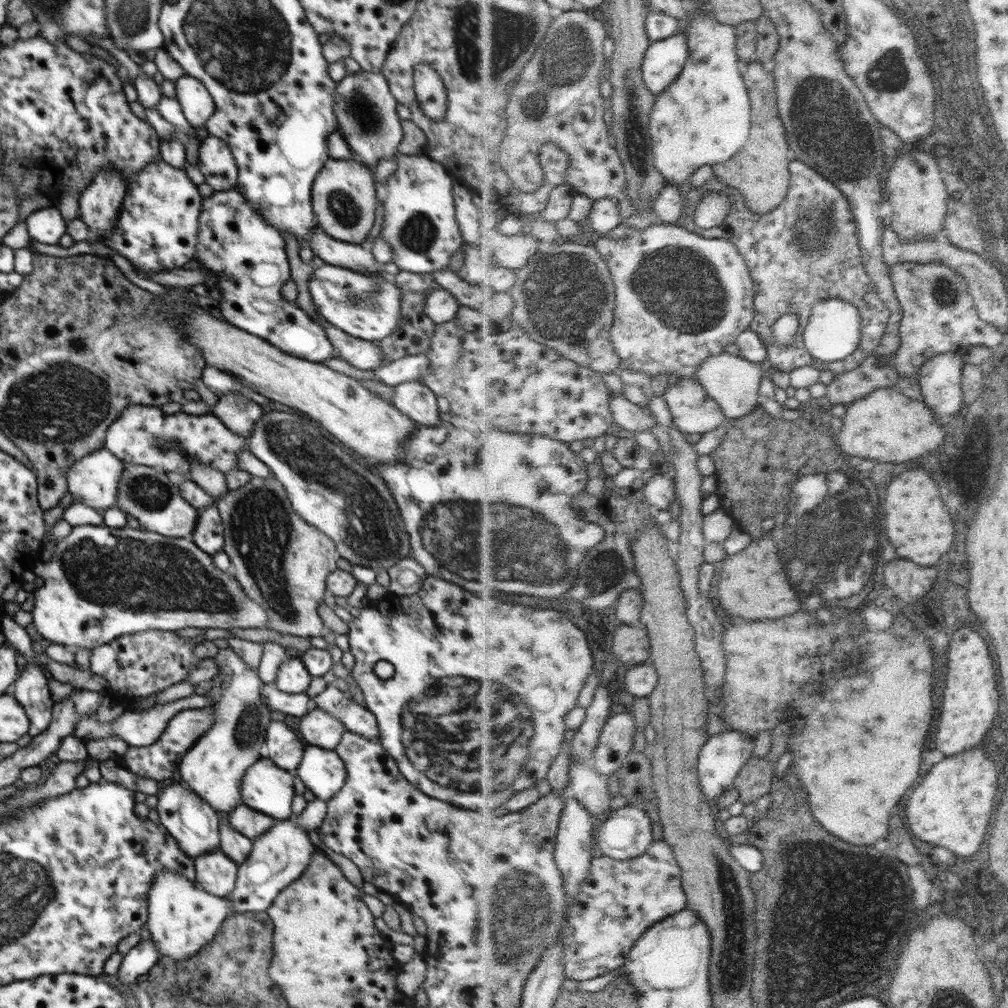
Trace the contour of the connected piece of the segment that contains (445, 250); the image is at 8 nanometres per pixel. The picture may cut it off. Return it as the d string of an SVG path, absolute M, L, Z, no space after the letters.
M427 154L398 155L396 171L376 185L382 202L382 238L393 251L390 269L423 274L456 265L465 243L455 216L454 183L454 176Z

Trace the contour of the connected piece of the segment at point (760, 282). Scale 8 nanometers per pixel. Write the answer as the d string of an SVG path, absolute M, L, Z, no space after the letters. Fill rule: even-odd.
M794 160L791 191L787 199L772 212L758 214L750 210L744 194L717 175L706 186L692 187L688 200L690 201L686 204L683 218L686 228L692 228L692 232L698 232L705 237L730 239L747 258L757 293L756 316L751 329L762 335L774 367L792 372L806 365L816 365L822 370L834 371L837 375L868 367L868 362L878 354L887 334L892 311L880 297L879 289L864 263L859 221L856 220L851 200L839 185L819 170L810 168L806 162ZM712 192L732 194L734 206L722 225L705 229L696 222L696 212L700 200L704 200ZM833 297L847 300L860 307L864 319L864 335L860 348L852 356L829 363L821 361L810 352L804 336L816 303ZM784 314L796 314L802 320L796 344L784 346L779 344L774 336L774 326Z

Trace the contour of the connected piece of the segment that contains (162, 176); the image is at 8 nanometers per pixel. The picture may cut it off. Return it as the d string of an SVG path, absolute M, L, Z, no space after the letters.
M164 159L144 165L134 181L127 184L116 227L100 238L116 255L124 256L142 275L156 275L194 264L197 256L200 210L203 198L190 181L185 168L178 169Z

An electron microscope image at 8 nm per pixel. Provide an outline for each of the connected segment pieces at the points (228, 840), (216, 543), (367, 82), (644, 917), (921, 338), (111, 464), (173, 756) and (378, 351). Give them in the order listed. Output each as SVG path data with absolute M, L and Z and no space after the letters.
M220 813L218 816L220 820L220 832L218 833L220 833L221 850L228 858L232 858L240 866L252 850L253 840L240 832L236 832L236 828L230 826L228 813Z
M216 503L199 510L191 540L206 554L214 555L224 548L223 526Z
M360 71L346 75L336 87L336 131L342 134L350 150L362 158L368 167L376 166L378 160L390 159L397 154L397 148L404 137L401 118L397 113L398 102L390 92L382 73Z
M657 840L651 850L630 861L616 860L606 853L594 859L594 866L580 893L580 900L571 906L568 923L564 929L566 943L566 976L574 980L592 980L606 972L627 964L636 943L647 934L648 928L688 908L689 898L683 886L684 870L670 842Z
M904 262L891 268L891 276L905 310L901 327L903 346L894 357L894 366L902 377L920 374L924 363L932 356L955 353L958 348L968 349L969 346L994 345L1000 340L996 327L990 327L989 322L979 316L966 278L950 265Z
M106 447L80 458L68 468L68 491L75 505L108 510L118 500L124 462Z
M210 707L180 711L172 716L172 720L166 726L165 732L158 737L157 742L148 747L129 746L126 755L123 755L119 761L134 776L157 781L175 778L181 758L208 731L208 728L212 728L214 722L216 722L216 717Z
M321 315L317 318L319 322L316 324L322 328L325 336L332 343L337 356L346 360L348 364L362 370L376 369L386 365L386 360L384 360L386 354L382 354L382 348L378 348L374 342L357 339L340 331L340 328L327 322Z

